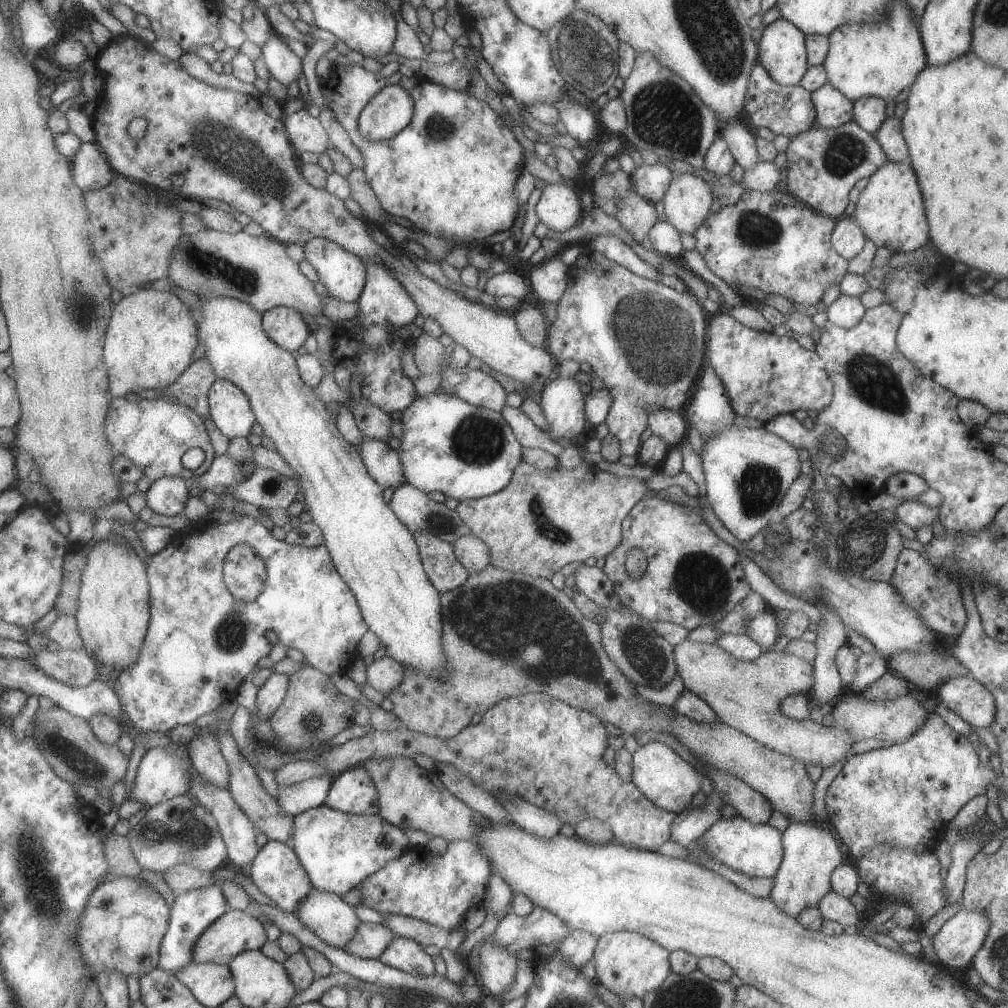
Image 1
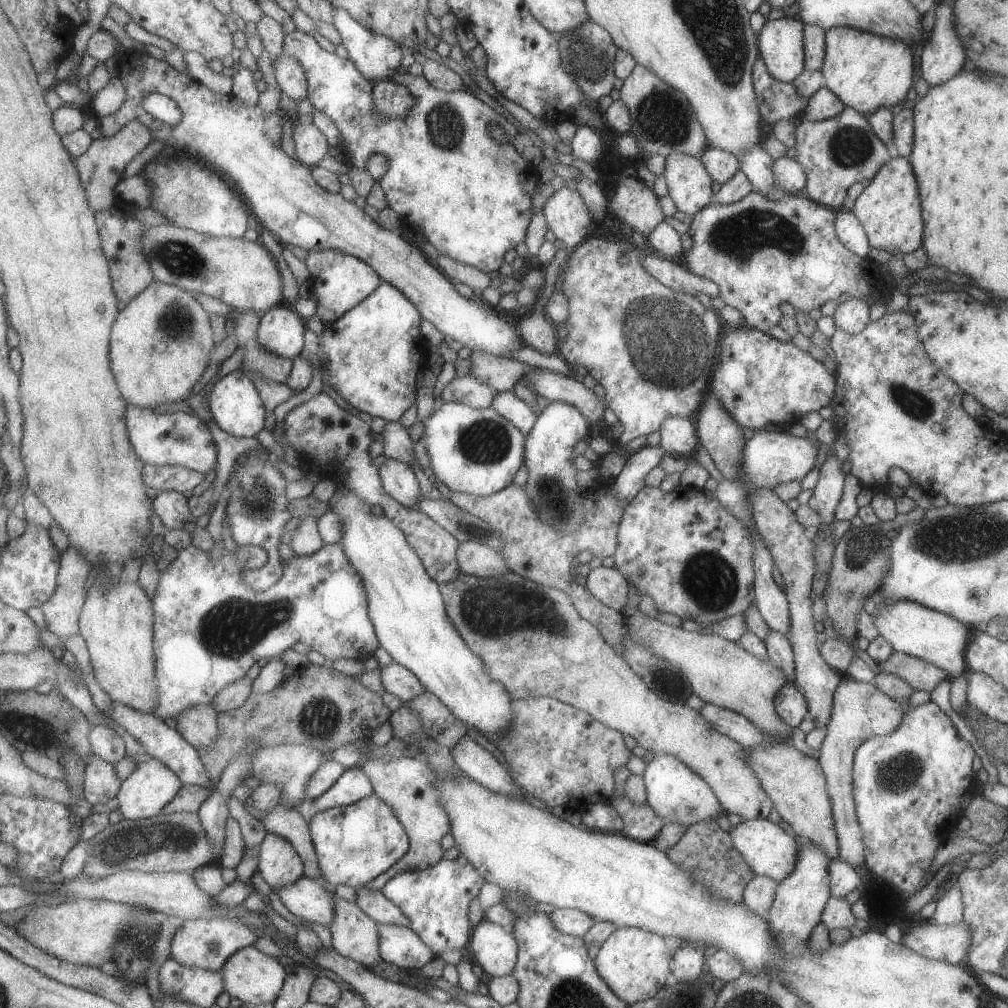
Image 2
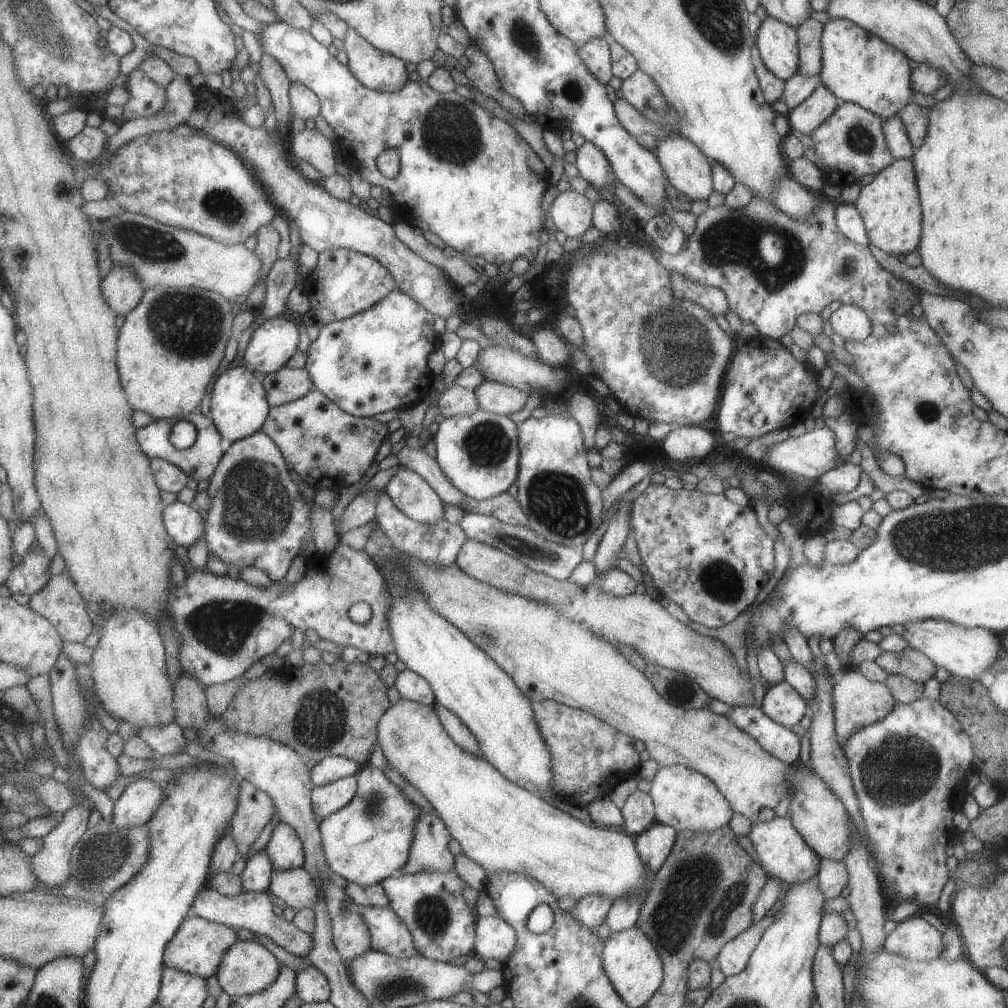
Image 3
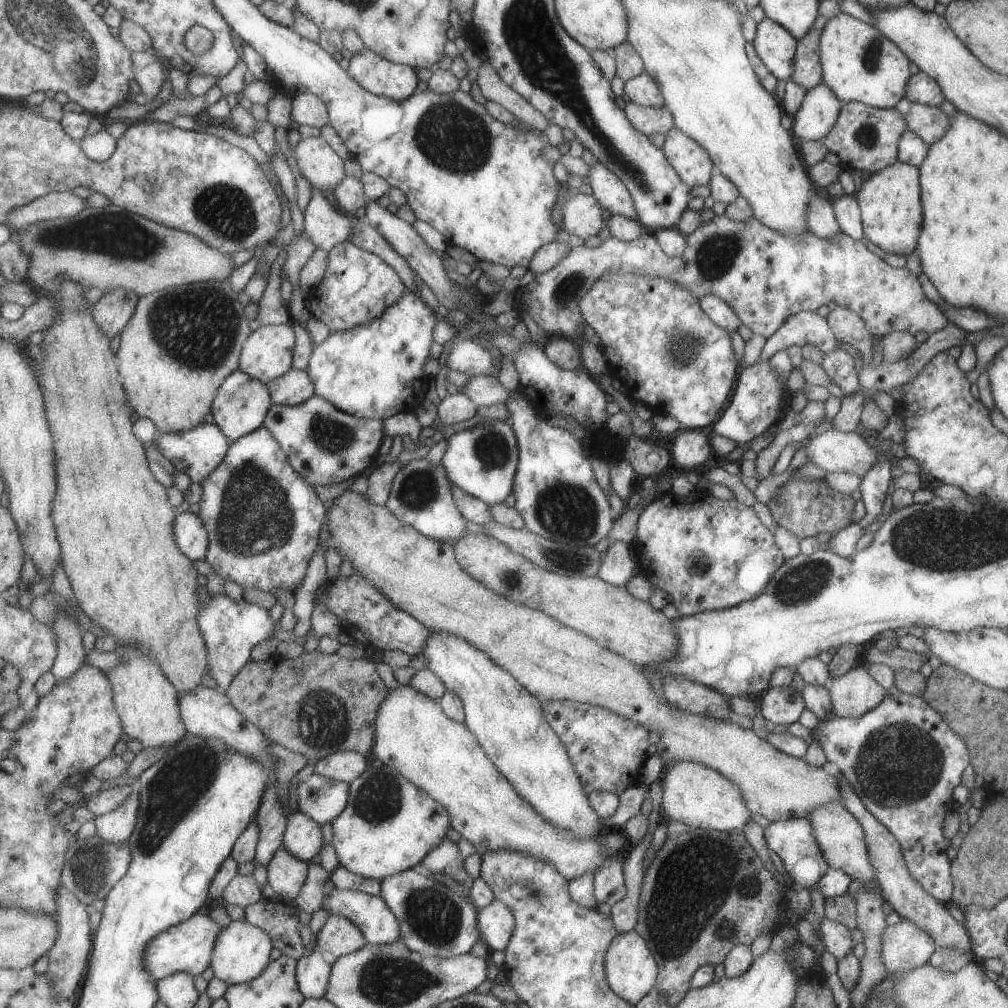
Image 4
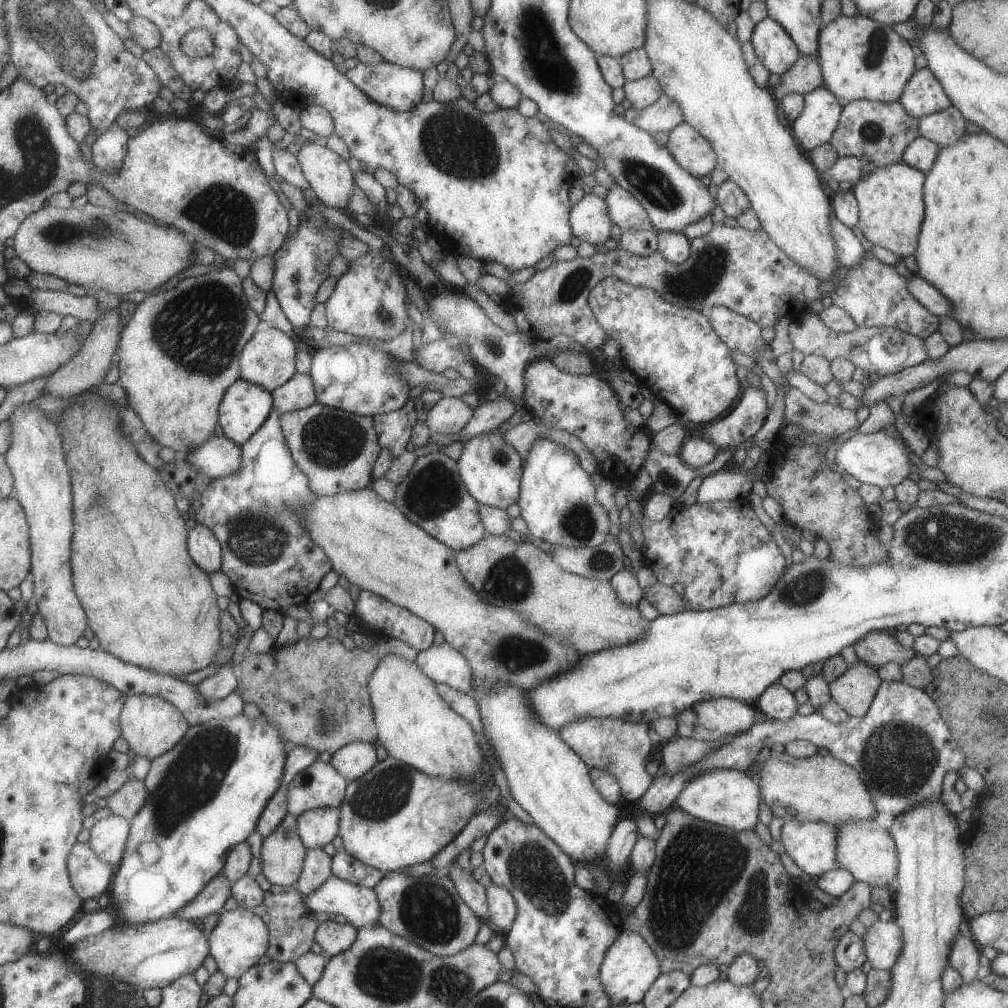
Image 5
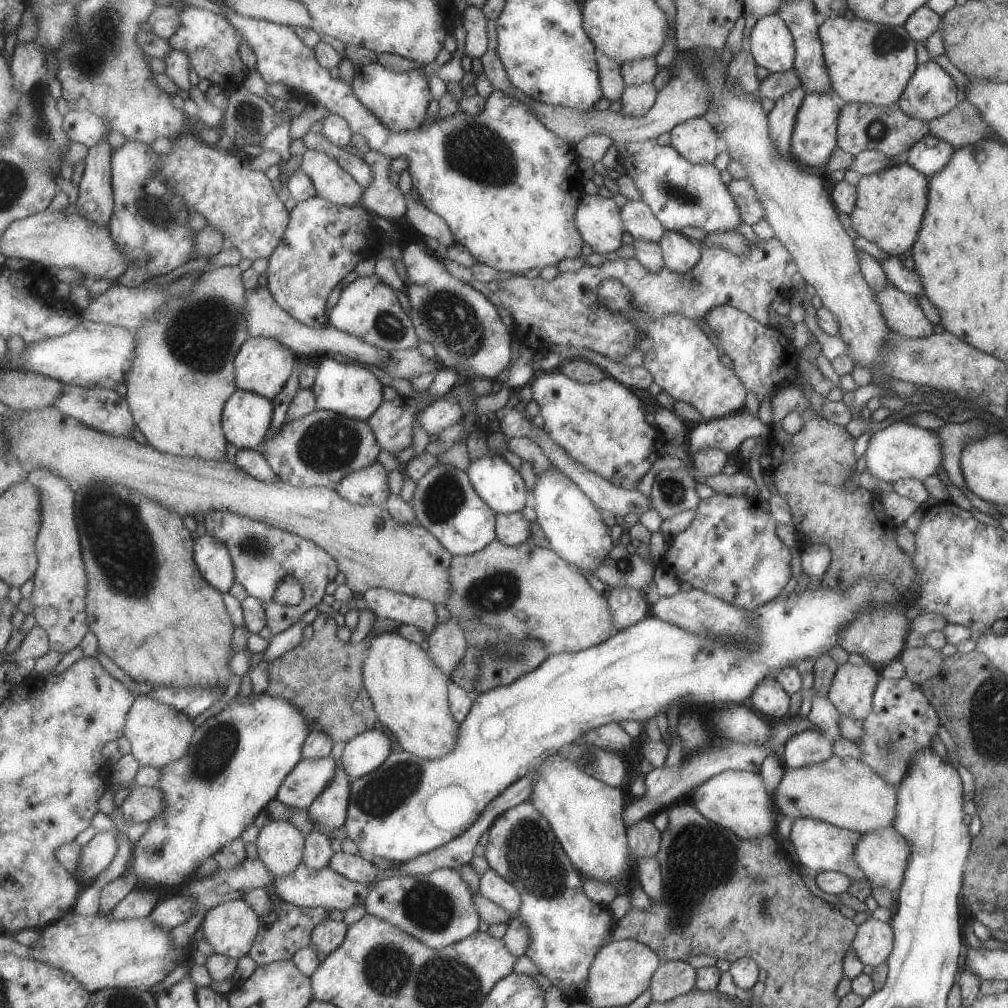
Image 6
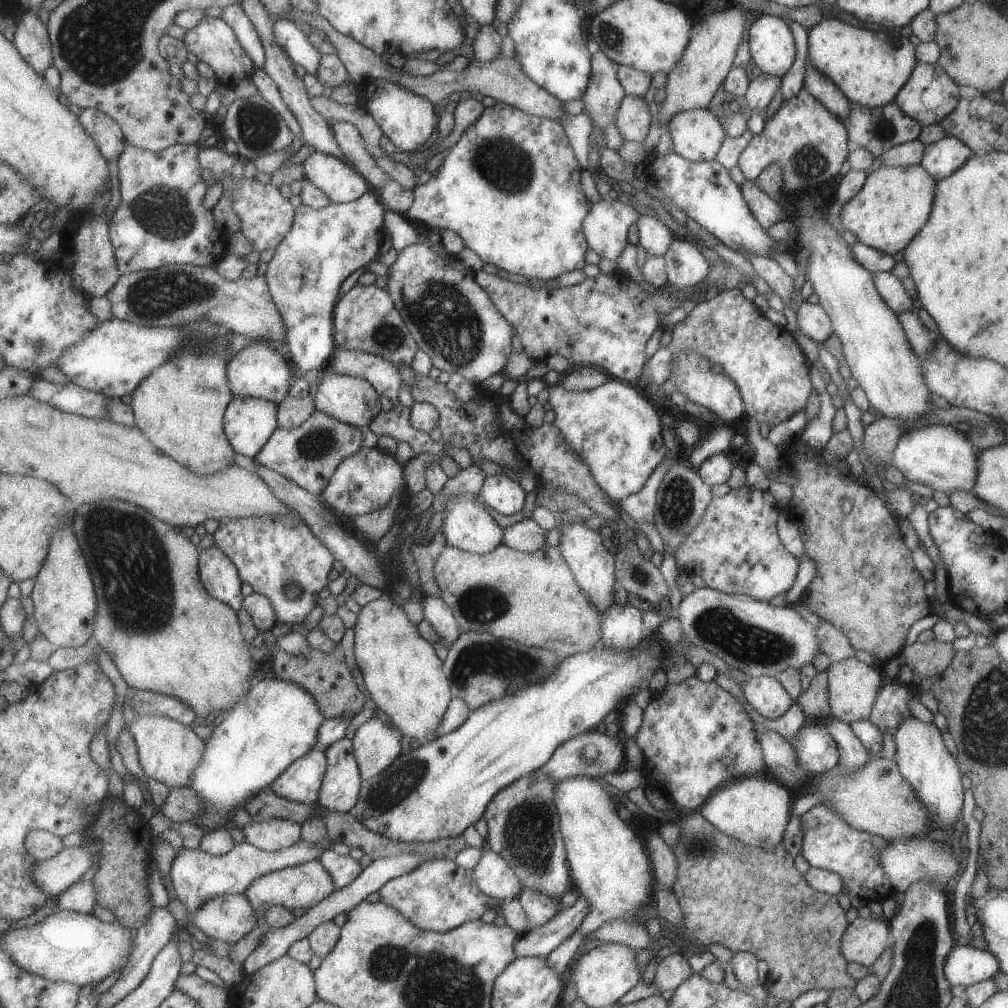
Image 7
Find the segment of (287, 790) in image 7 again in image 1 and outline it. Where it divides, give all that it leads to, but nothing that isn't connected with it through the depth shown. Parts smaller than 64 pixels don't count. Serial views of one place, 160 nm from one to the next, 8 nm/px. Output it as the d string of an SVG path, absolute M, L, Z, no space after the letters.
M362 765L350 767L332 785L326 806L347 814L378 814L378 796Z

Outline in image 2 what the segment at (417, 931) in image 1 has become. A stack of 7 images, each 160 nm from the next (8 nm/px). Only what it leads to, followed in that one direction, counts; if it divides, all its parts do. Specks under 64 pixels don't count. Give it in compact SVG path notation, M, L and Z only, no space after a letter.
M362 886L356 889L356 895L356 906L376 924L409 928L409 920L405 918L400 908L389 902L379 890L367 890Z

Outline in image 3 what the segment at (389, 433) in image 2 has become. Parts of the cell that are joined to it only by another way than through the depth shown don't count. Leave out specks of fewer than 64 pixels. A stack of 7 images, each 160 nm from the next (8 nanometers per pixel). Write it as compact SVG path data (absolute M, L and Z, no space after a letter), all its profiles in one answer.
M405 445L395 454L395 457L399 466L419 474L439 496L441 502L456 507L461 506L464 495L443 476L437 462L433 457L427 456L423 449L409 448Z

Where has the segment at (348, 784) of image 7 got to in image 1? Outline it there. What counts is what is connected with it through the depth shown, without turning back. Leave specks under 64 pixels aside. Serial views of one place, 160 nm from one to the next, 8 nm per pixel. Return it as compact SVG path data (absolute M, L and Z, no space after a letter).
M268 840L253 861L250 874L260 892L286 912L297 914L297 910L301 910L301 904L307 902L313 892L312 879L305 872L296 851L285 842Z

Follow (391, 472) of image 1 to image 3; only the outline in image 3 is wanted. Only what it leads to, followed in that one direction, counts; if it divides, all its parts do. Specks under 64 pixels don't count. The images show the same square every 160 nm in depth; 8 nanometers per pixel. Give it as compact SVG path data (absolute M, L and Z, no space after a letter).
M398 469L384 487L397 510L423 524L435 524L443 517L443 502L419 474Z

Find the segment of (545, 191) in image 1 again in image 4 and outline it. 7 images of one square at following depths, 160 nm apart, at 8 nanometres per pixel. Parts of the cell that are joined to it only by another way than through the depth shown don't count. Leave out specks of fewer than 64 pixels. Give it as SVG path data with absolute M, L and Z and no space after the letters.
M577 193L575 196L570 197L564 203L561 207L561 219L563 228L569 234L579 236L579 238L583 240L589 238L589 236L596 239L597 232L604 226L602 206L593 195L584 195L581 193Z

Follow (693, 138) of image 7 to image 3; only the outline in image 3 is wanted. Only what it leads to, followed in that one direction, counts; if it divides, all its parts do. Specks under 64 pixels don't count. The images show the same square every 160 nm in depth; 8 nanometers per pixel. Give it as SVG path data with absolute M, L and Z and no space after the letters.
M678 132L658 140L655 156L668 183L692 202L706 201L712 193L712 174L709 160L687 138Z

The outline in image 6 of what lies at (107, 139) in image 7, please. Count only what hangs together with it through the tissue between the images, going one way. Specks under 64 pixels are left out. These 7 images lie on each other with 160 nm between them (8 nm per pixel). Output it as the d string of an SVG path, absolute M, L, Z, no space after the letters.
M70 111L65 115L65 130L72 141L89 148L97 146L108 134L109 128L93 111Z

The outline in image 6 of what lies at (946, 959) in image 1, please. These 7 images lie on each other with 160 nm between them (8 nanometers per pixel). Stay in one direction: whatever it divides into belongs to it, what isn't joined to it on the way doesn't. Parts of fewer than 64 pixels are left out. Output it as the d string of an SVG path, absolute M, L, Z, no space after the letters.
M869 915L869 918L856 925L850 949L863 965L876 967L886 962L892 949L892 928L889 921L879 921Z

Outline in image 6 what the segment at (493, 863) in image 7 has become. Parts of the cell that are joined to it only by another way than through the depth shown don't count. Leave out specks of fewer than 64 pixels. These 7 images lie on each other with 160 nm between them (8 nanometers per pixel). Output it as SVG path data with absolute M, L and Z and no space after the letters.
M488 868L479 875L477 886L479 894L498 907L504 908L510 914L510 918L518 914L520 894L509 881L500 877L493 869Z

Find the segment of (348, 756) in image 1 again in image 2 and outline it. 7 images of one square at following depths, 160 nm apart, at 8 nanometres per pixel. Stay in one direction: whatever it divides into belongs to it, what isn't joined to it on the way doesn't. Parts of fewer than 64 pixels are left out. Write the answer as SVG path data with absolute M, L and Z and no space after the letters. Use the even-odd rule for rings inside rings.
M550 697L512 699L509 710L509 724L497 732L497 738L489 736L488 740L504 758L513 782L528 798L549 811L562 806L581 813L597 803L605 804L619 815L621 835L645 843L656 838L663 820L649 804L635 804L625 794L617 794L614 786L613 770L625 765L632 753L623 744L623 735ZM286 743L285 746L268 746L264 745L253 754L253 774L263 783L275 782L283 788L283 798L281 803L287 808L297 808L301 802L305 801L305 792L307 792L307 784L327 762L327 751L320 750L315 747L308 747L307 744L291 744Z

